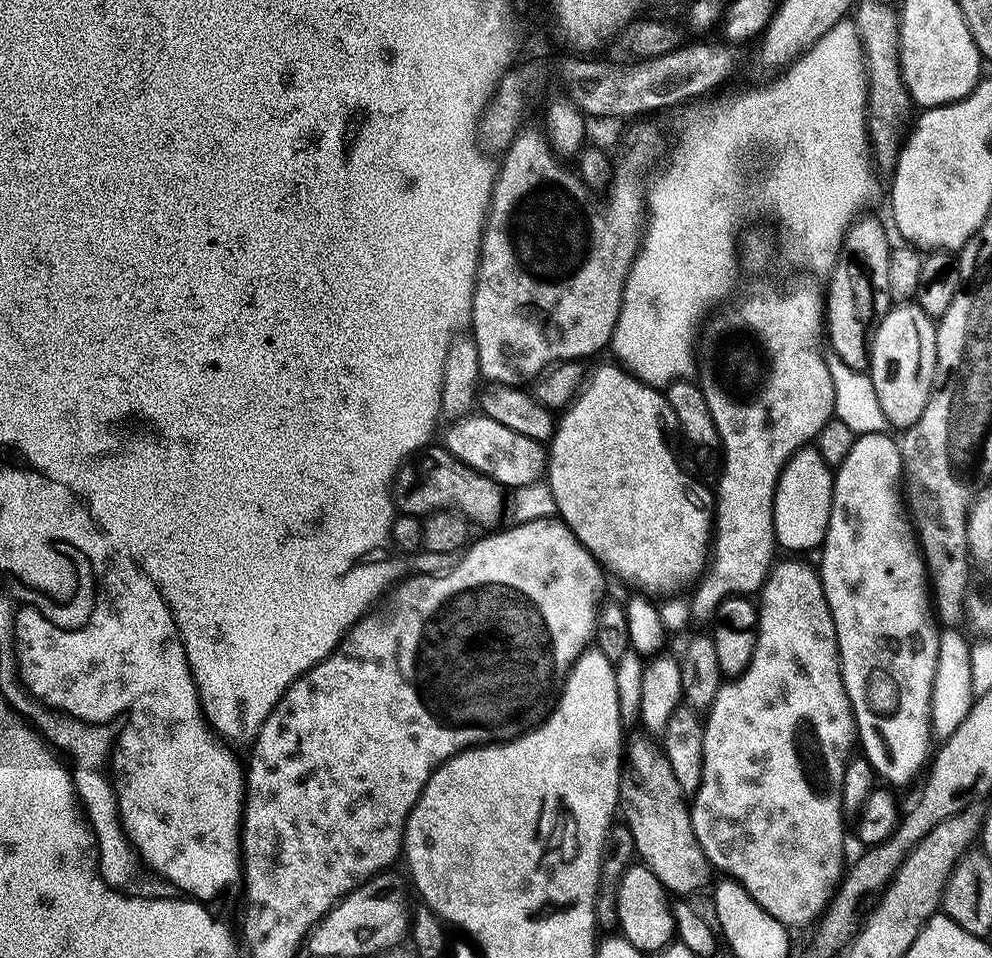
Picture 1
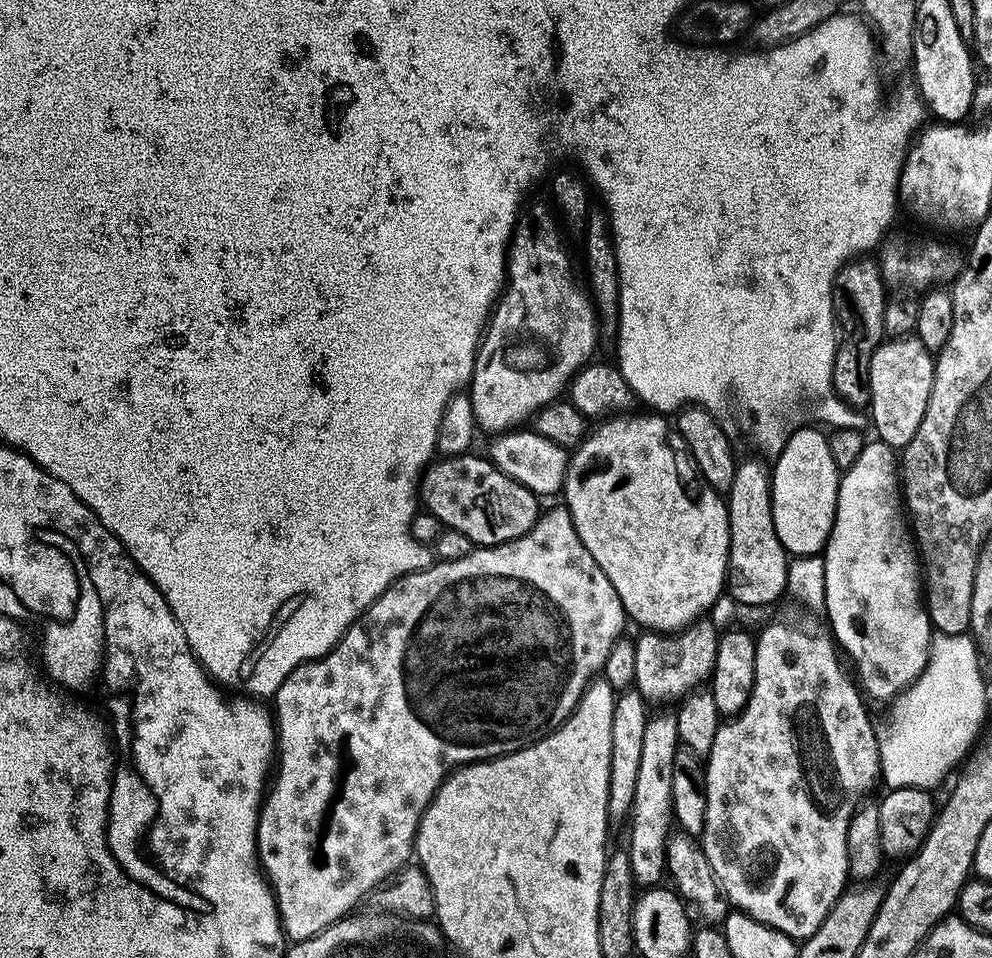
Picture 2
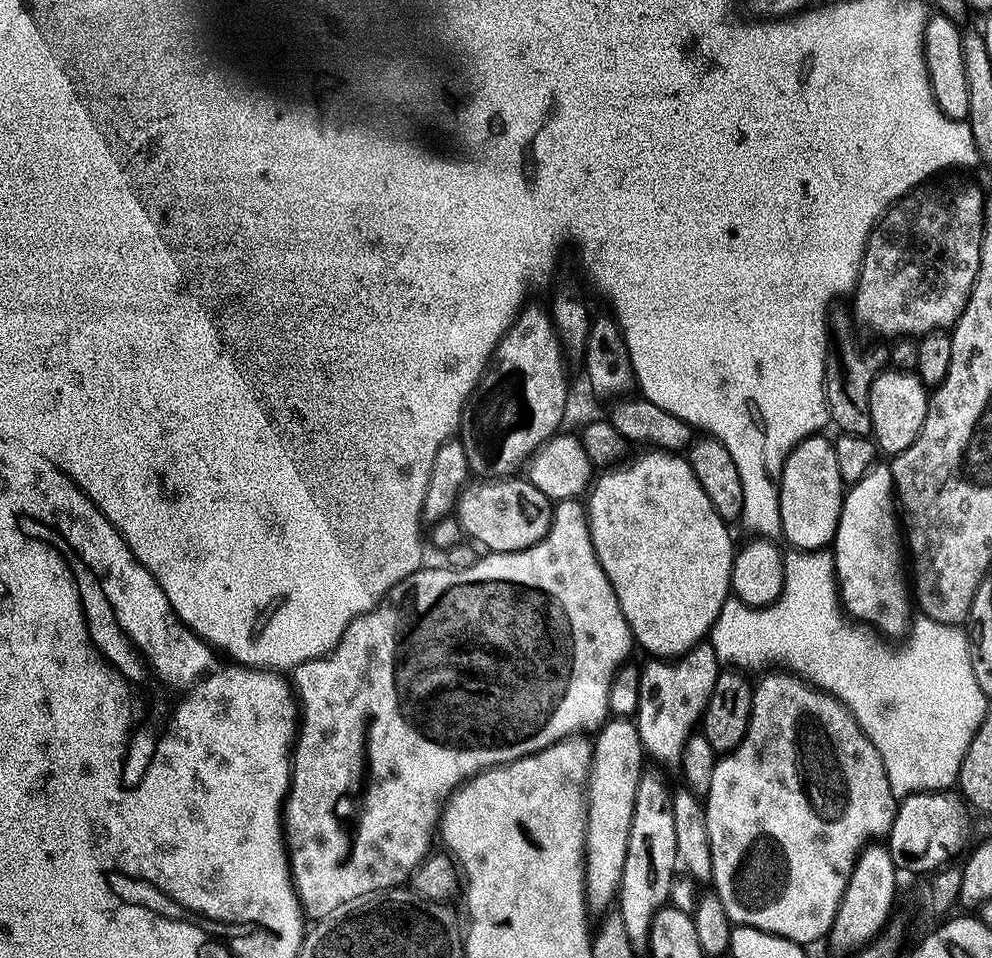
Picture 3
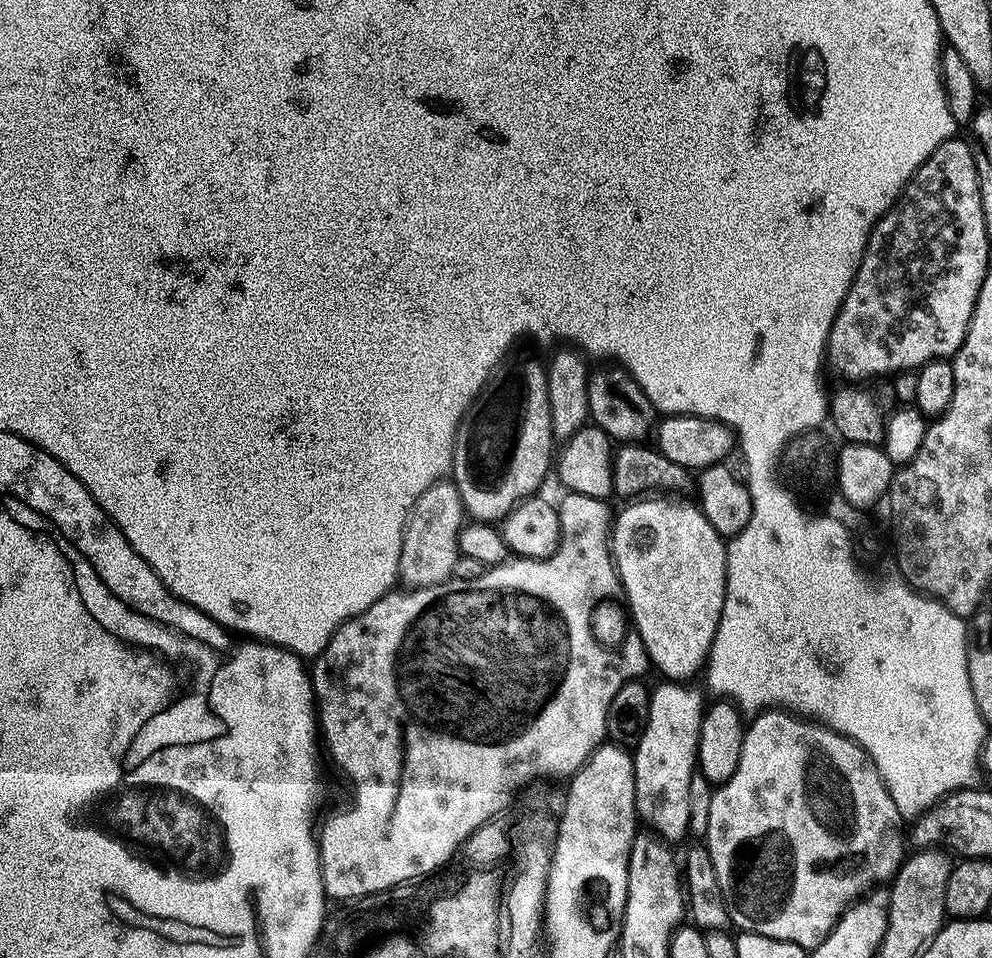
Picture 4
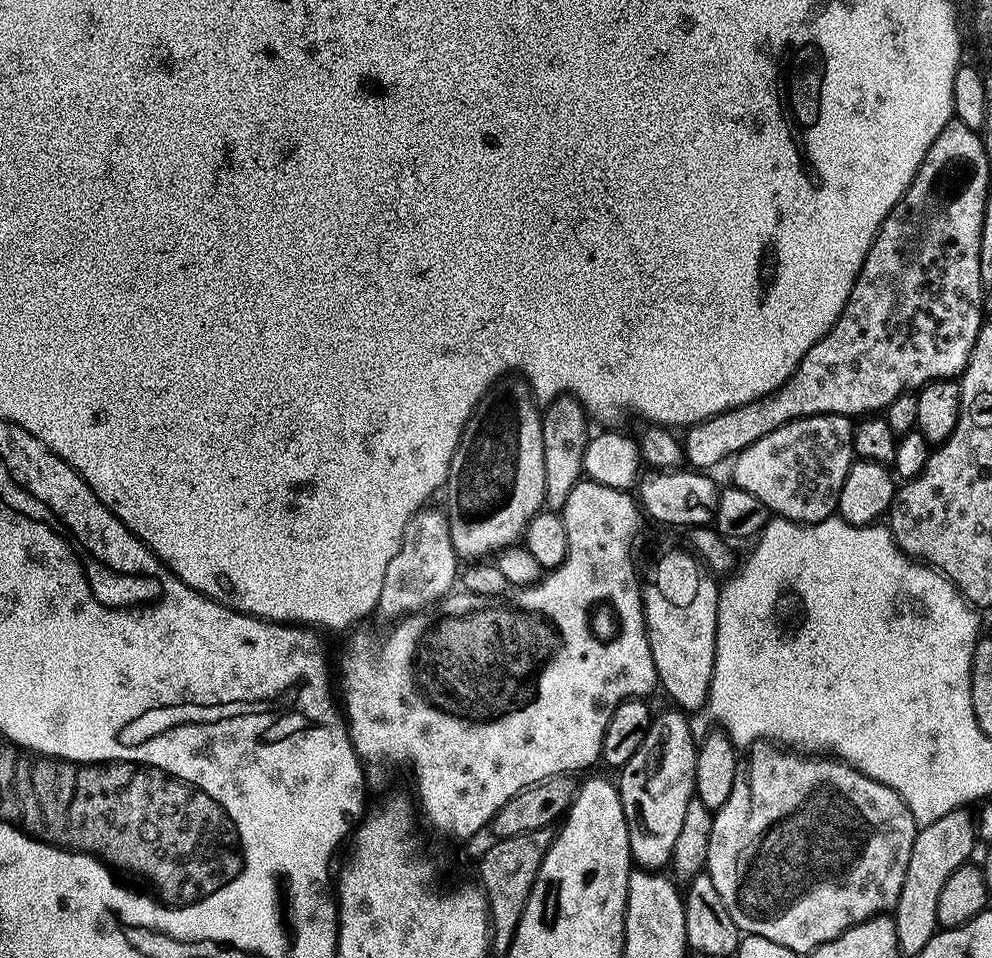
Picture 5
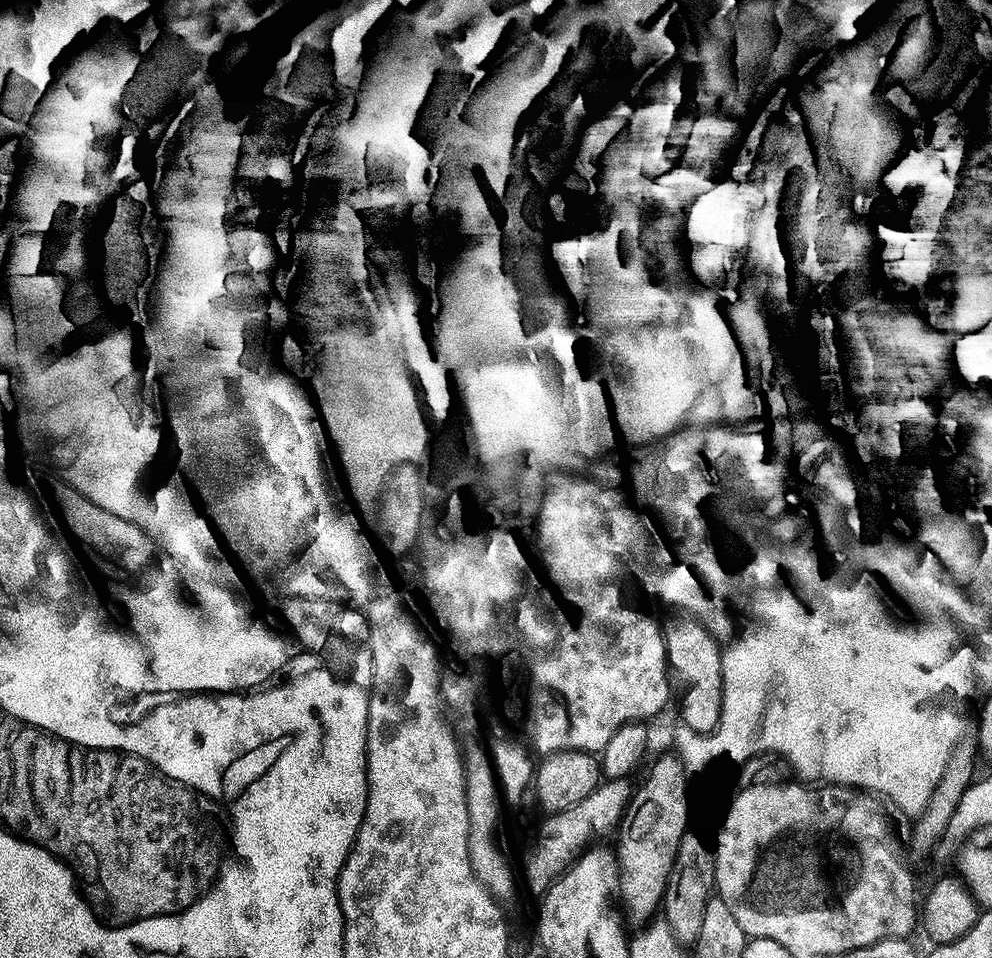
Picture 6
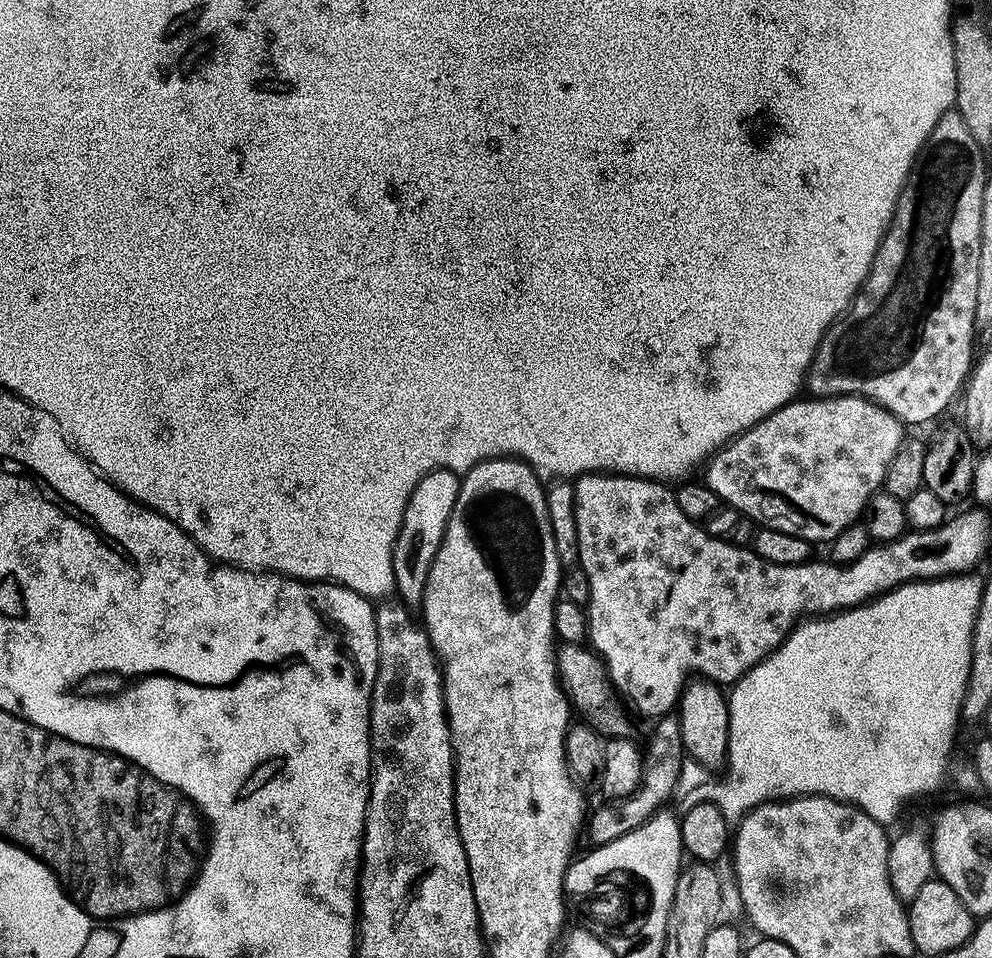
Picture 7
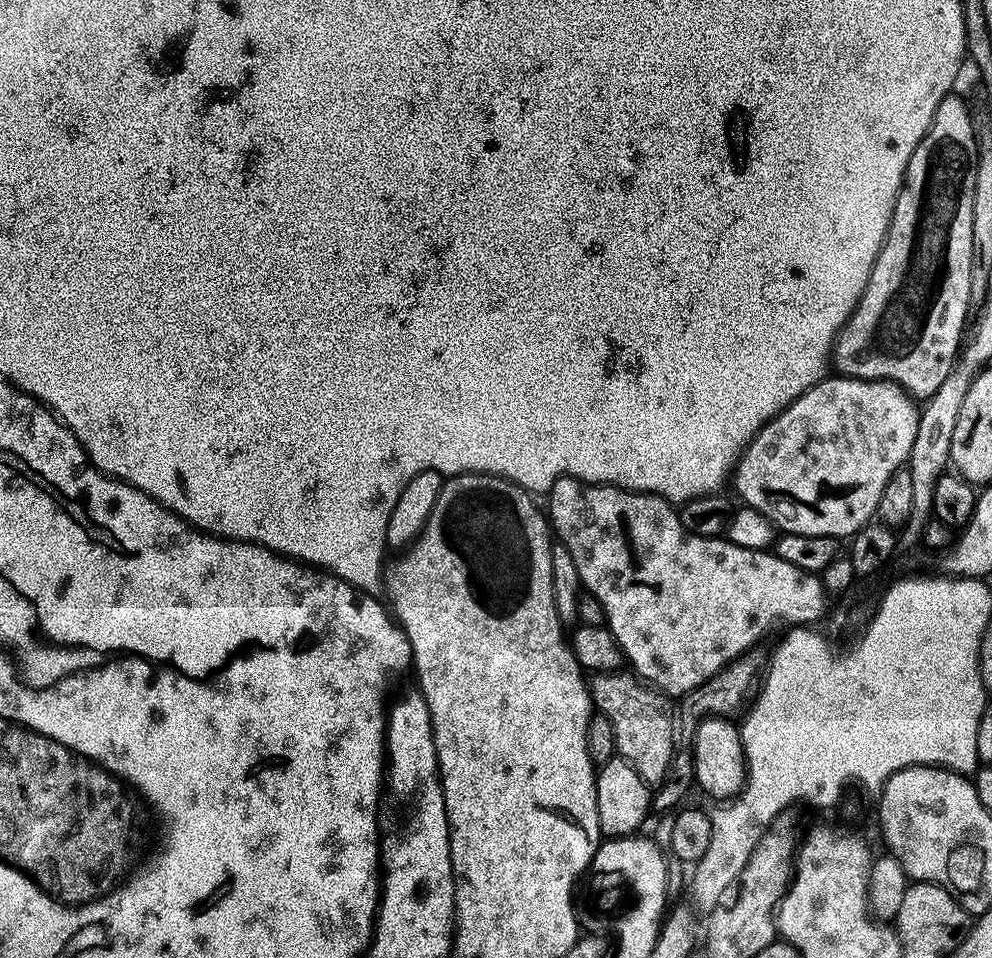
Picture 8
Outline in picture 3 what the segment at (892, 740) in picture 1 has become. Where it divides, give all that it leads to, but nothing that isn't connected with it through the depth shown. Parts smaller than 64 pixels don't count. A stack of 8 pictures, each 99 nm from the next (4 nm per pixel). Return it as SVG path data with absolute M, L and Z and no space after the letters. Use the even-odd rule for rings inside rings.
M881 462L873 463L872 467L868 469L868 473L864 475L861 480L856 481L845 491L844 505L840 508L840 521L836 527L836 539L834 541L834 571L838 581L838 591L842 601L842 607L853 621L863 622L876 629L877 632L883 634L885 637L891 636L903 637L909 631L910 623L908 624L908 600L910 604L910 592L904 589L904 572L900 569L900 552L902 556L902 528L898 523L898 505L894 499L894 489L892 487L892 470L887 463Z

